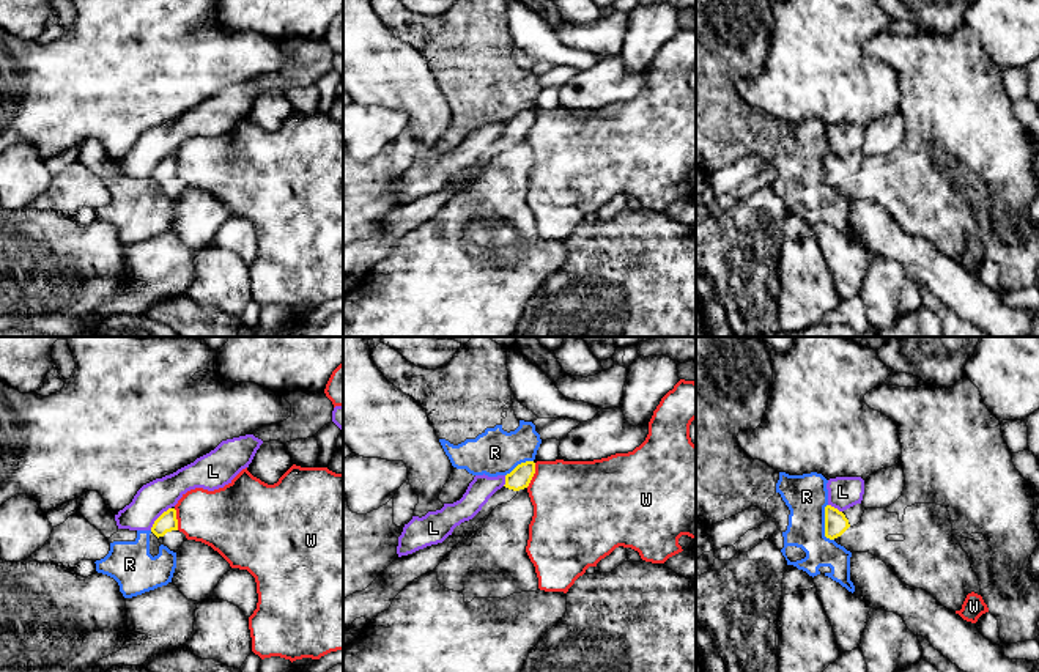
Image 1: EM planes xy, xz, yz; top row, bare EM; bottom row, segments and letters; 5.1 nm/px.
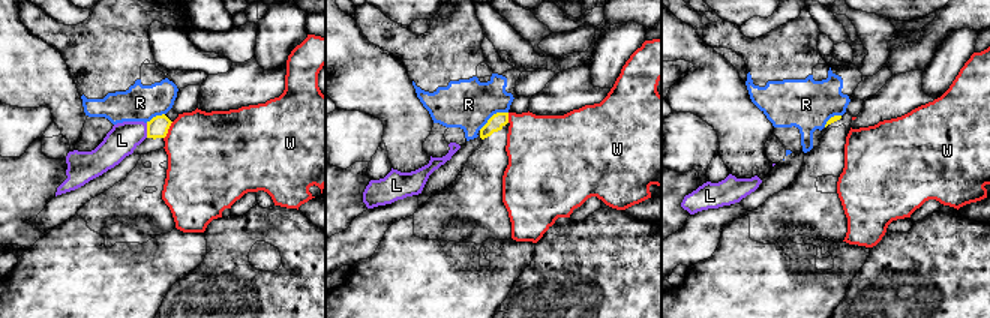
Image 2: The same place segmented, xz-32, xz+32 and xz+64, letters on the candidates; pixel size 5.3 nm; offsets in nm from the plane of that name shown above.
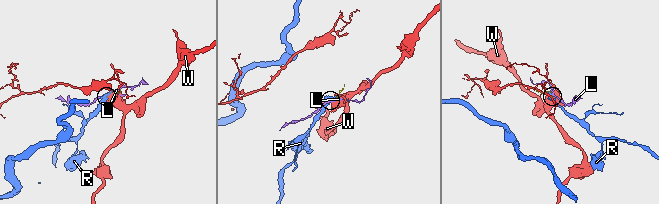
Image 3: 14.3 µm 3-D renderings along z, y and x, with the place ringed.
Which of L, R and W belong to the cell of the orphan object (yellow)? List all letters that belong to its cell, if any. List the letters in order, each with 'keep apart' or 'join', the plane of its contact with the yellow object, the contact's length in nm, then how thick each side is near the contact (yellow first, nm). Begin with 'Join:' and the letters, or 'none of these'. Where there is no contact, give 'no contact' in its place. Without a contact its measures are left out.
Join: none of these
L: keep apart | xy | 160 nm | 100/170 nm
R: keep apart | yz | 190 nm | 120/220 nm
W: keep apart | xz | 140 nm | 110/420 nm

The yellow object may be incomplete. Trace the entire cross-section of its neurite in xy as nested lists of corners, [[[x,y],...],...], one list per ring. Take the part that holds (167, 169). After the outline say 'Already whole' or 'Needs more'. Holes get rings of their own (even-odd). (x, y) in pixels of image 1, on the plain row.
[[[168,156],[153,172],[151,179],[164,186],[164,194],[176,200],[184,189],[183,181],[178,178],[176,157]]]. Needs more

